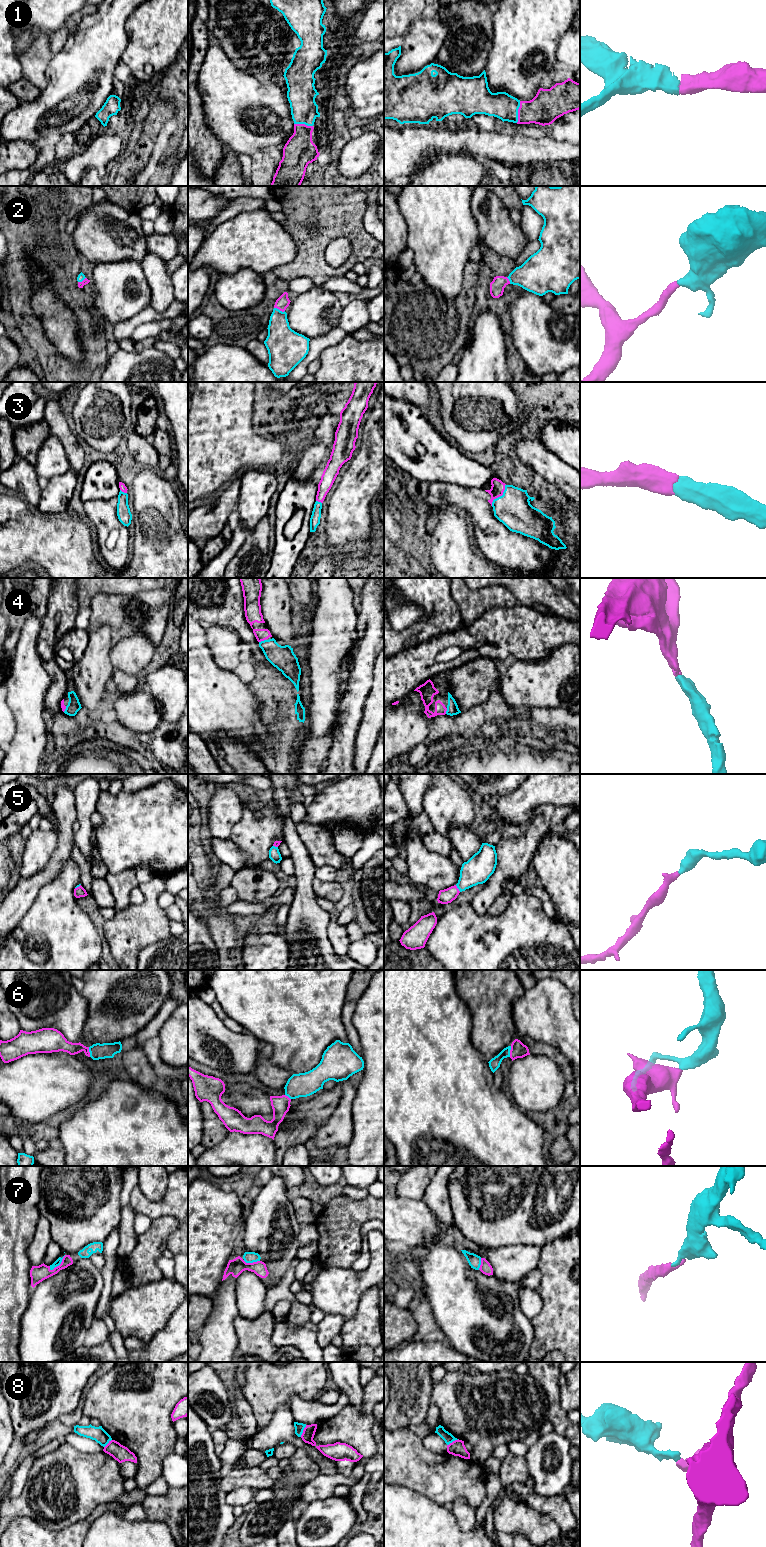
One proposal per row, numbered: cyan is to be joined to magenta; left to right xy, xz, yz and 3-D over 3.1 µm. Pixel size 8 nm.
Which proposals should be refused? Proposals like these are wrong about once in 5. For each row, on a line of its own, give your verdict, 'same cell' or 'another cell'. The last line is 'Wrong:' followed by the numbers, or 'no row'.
1: same cell
2: same cell
3: same cell
4: same cell
5: same cell
6: same cell
7: same cell
8: another cell
Wrong: 8

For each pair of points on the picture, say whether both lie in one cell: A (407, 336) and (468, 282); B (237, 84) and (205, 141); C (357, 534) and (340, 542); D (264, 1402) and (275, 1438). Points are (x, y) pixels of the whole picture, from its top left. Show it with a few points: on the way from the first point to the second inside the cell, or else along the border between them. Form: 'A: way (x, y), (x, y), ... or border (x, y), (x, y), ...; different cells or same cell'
A: way (425, 327), (434, 327), (461, 300); same cell
B: border (203, 109), (206, 115), (206, 124), (223, 147); different cells
C: way (353, 534), (350, 534), (344, 540); same cell
D: border (288, 1406), (280, 1405), (270, 1422), (258, 1431); different cells

